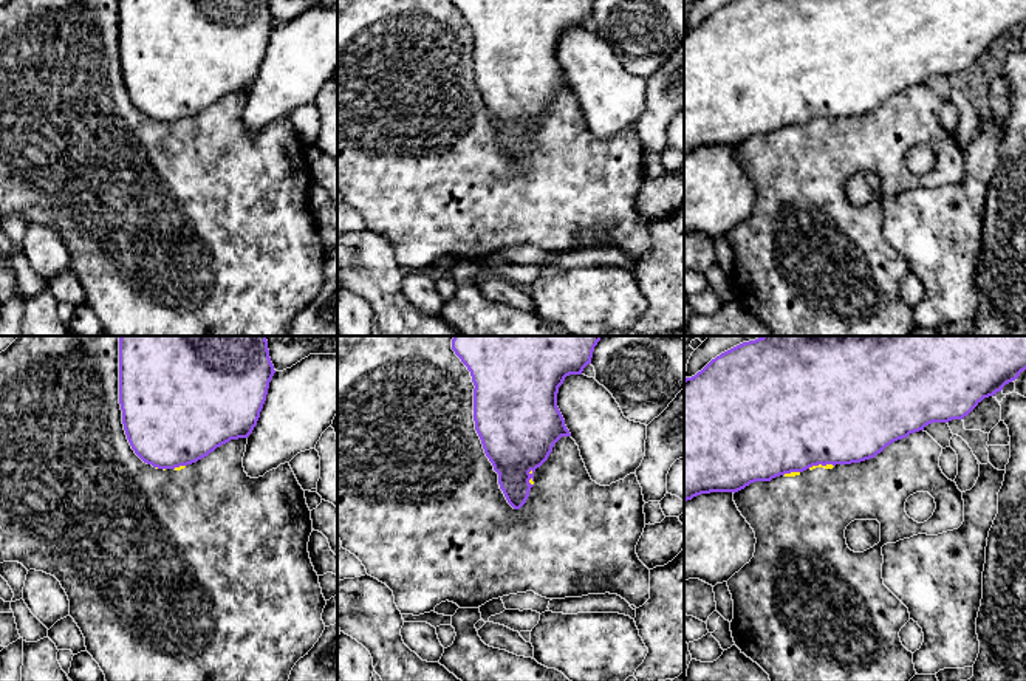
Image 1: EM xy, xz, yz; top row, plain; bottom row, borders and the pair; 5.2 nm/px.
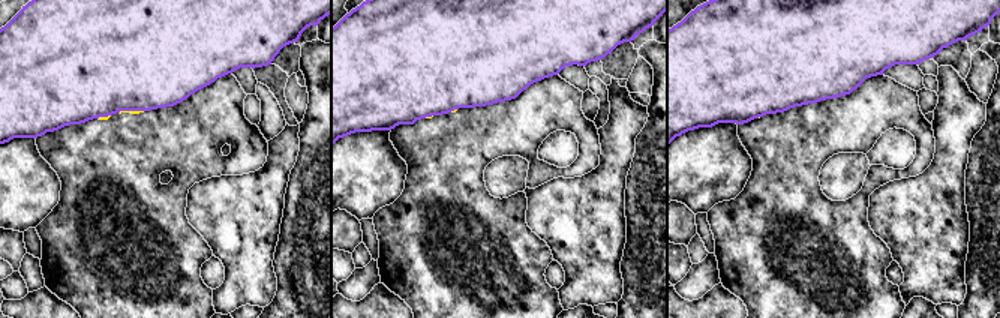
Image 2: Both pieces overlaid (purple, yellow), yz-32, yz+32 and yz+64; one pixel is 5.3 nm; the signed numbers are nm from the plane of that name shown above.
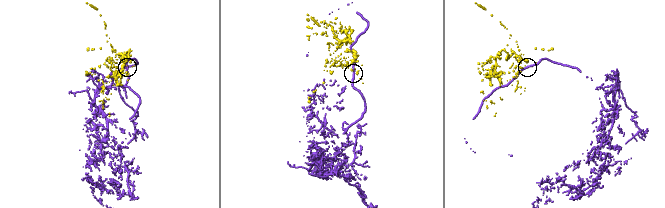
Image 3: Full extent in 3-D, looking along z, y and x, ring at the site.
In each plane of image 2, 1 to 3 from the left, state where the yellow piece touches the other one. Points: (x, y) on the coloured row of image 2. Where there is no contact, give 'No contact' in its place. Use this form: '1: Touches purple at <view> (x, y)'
1: Touches purple at yz-32 (131, 110)
2: Touches purple at yz+32 (428, 116)
3: No contact

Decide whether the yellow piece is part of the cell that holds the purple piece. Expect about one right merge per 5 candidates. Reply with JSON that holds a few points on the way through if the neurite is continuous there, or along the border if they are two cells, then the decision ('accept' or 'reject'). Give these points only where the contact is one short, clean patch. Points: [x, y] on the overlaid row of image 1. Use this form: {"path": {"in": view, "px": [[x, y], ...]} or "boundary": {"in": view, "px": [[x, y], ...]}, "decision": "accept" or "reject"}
{"boundary": {"in": "yz", "px": [[833, 465], [813, 465], [808, 468]]}, "decision": "reject"}

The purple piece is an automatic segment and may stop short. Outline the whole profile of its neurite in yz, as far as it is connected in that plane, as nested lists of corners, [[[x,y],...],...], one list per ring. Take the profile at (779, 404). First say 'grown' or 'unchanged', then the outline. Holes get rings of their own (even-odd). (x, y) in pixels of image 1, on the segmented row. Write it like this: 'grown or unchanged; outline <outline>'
unchanged; outline [[[761,336],[743,342],[684,379],[684,503],[701,494],[738,492],[755,481],[803,472],[812,466],[851,464],[874,458],[891,443],[924,430],[932,423],[967,416],[984,398],[994,396],[1026,370],[1026,336]]]

